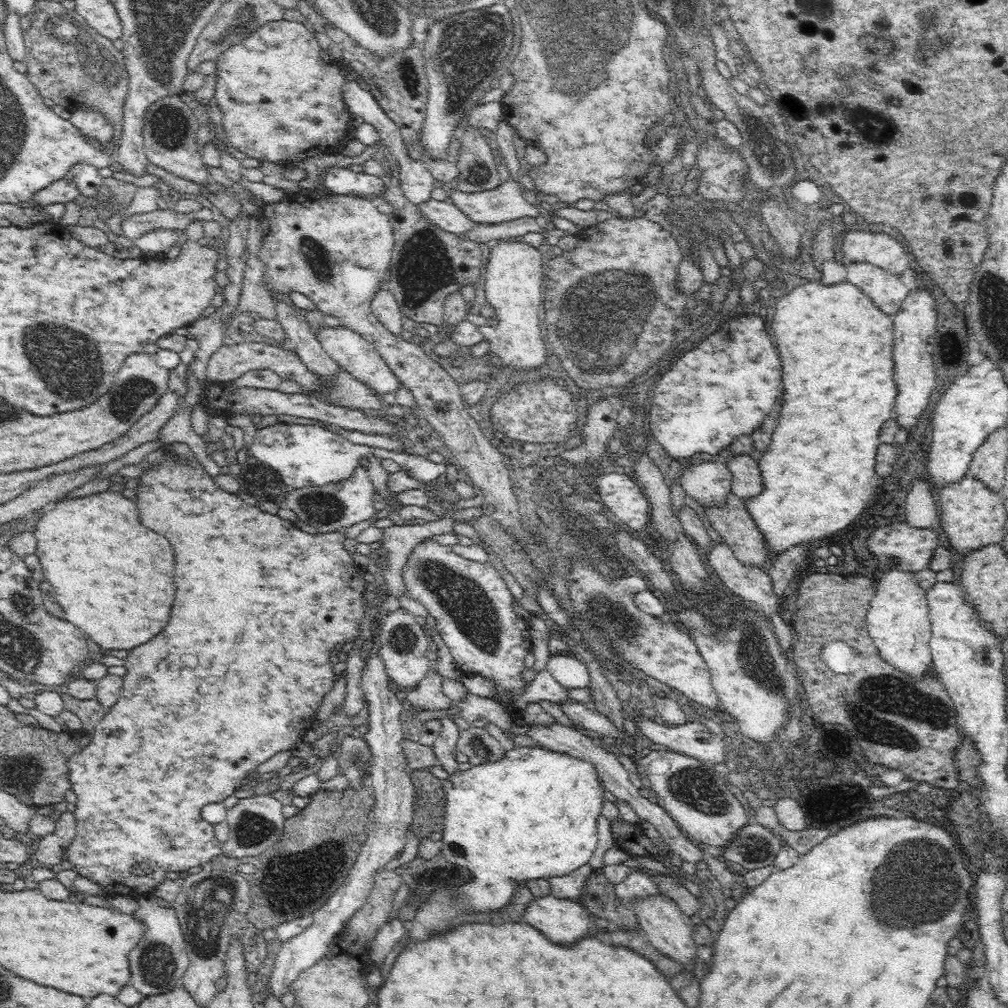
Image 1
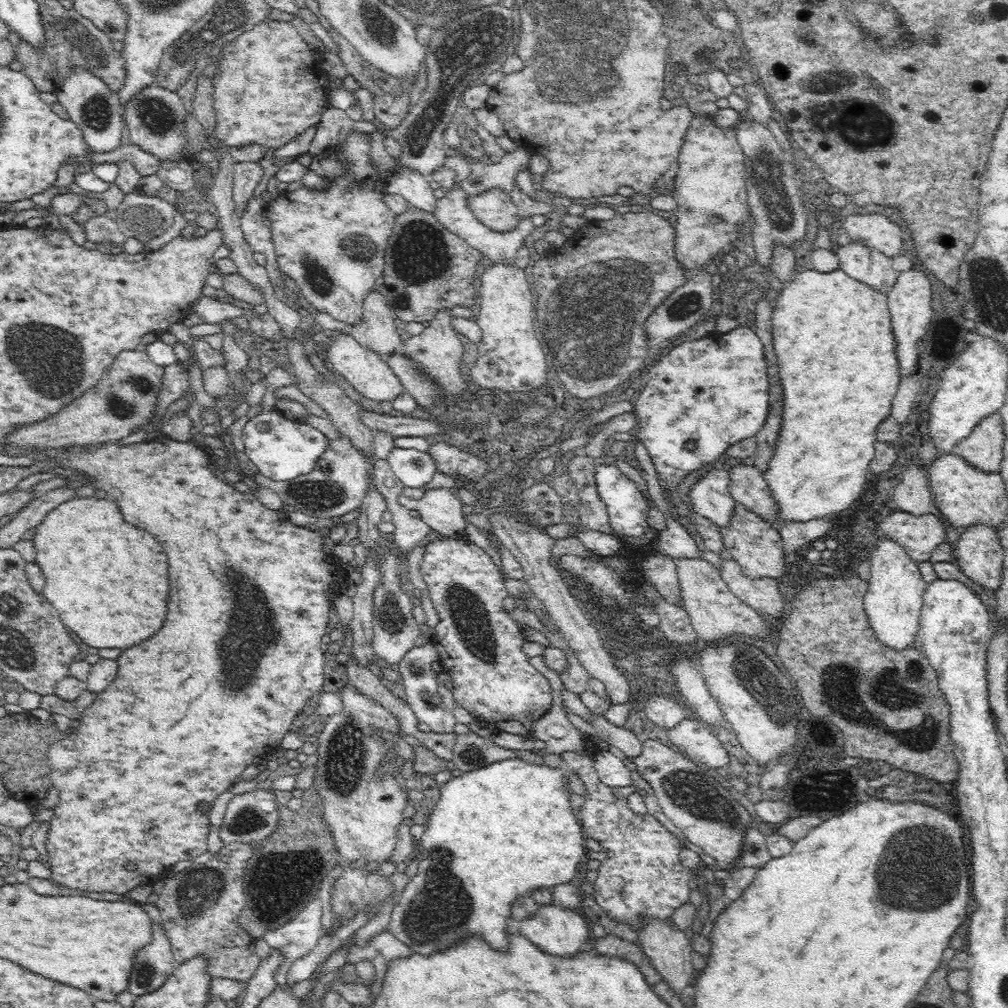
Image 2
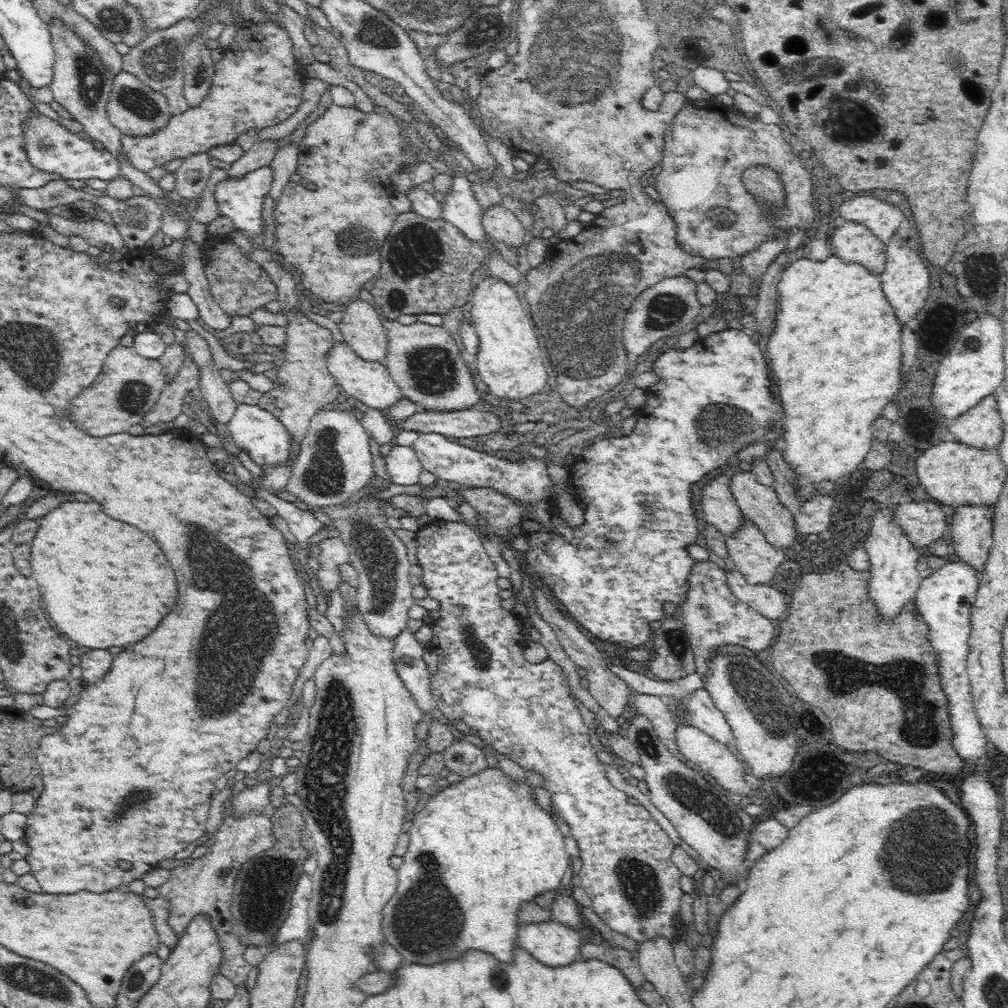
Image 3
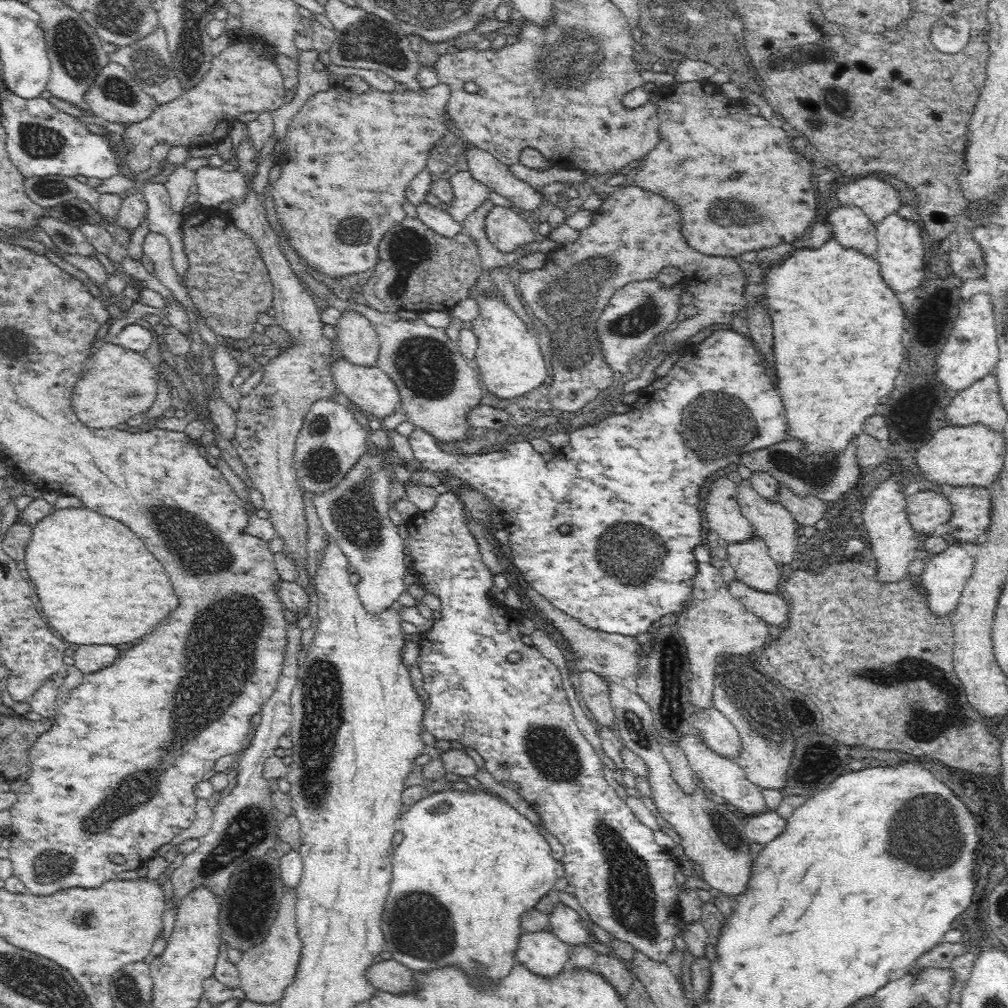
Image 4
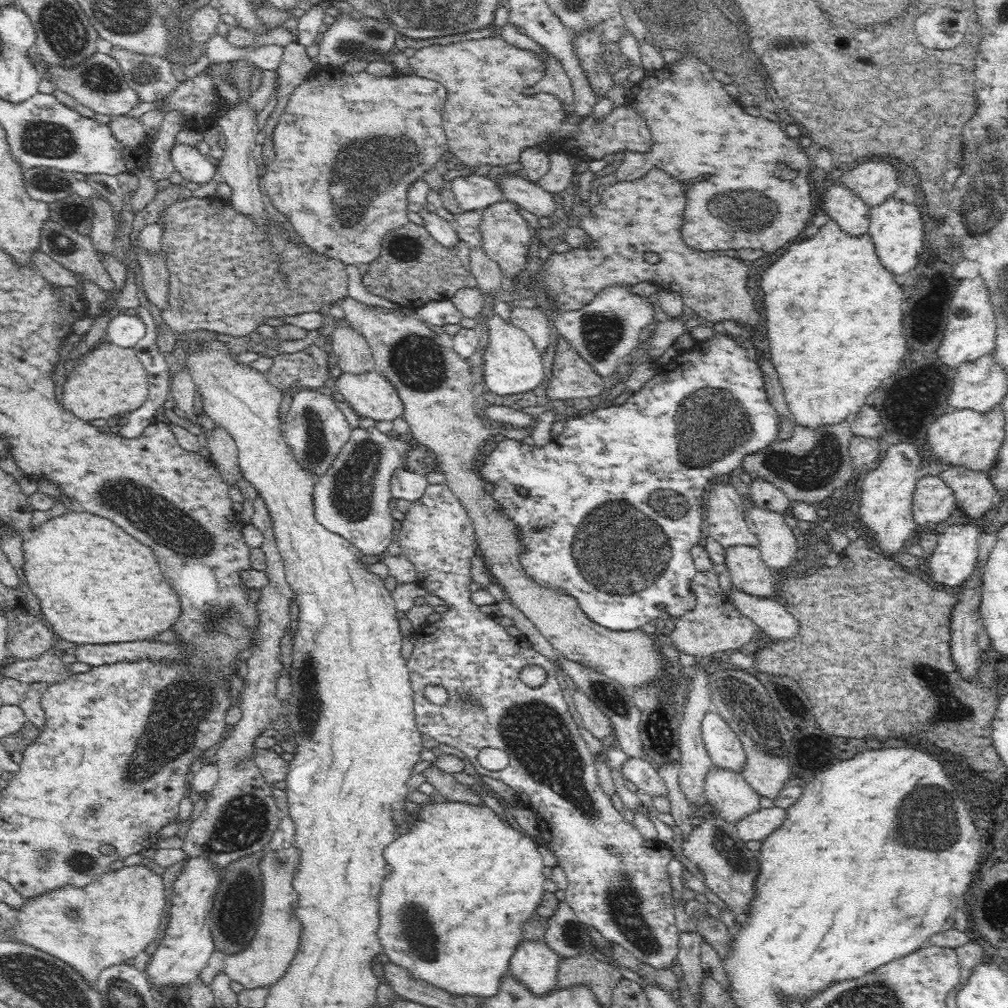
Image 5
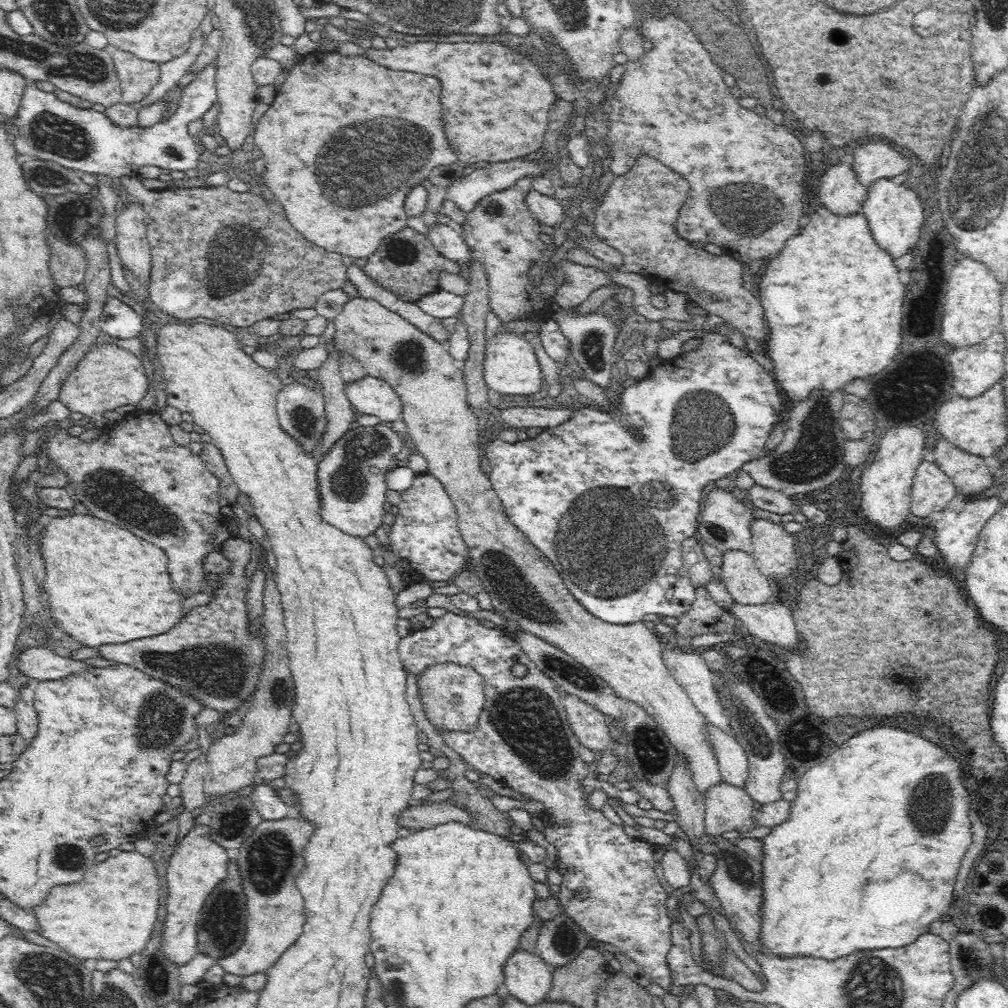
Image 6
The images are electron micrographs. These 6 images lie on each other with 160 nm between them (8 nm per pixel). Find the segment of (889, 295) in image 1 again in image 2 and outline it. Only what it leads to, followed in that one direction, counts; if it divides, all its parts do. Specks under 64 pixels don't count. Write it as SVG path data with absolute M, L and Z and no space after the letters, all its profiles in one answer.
M844 248L840 252L842 262L846 262L846 264L840 264L840 269L849 277L854 277L854 279L861 281L865 285L869 285L870 288L875 289L878 293L888 296L898 278L898 269L892 268L892 260L888 258L886 260L888 264L874 264L874 266L856 264L860 260L854 256L852 250L854 248Z

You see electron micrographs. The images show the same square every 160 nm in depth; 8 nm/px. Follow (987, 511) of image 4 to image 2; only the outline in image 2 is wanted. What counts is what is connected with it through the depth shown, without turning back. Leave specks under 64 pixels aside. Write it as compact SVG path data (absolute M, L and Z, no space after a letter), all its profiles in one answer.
M971 525L966 532L960 536L960 540L956 542L956 550L954 556L958 560L959 570L968 578L972 579L976 584L986 588L986 592L998 589L1002 580L1002 545L998 540L996 530L989 525Z

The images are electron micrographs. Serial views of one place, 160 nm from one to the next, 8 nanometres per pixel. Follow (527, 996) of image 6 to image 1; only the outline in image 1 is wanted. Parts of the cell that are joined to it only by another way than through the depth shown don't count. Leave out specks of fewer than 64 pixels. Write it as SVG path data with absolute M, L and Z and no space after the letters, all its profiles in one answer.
M551 893L534 897L523 915L528 924L558 944L572 944L589 934L592 920L590 912L578 900L558 898Z

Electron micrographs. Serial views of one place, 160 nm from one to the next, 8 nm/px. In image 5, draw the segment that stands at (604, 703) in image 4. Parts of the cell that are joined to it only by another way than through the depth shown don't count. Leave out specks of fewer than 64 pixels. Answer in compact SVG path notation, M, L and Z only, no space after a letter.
M573 689L572 702L582 718L584 730L591 732L594 738L603 741L613 734L611 720L583 692Z

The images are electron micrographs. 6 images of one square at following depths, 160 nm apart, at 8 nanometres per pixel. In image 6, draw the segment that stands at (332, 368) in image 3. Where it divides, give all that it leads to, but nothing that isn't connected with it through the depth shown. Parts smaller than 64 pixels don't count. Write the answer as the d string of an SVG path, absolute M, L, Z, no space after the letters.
M367 375L347 383L346 394L357 415L378 416L387 424L401 420L403 405L398 393L382 379Z

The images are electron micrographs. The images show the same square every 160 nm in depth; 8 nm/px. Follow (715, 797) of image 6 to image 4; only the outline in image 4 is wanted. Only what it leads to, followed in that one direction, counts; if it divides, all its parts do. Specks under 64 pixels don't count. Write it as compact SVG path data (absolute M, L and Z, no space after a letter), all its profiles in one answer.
M690 734L680 740L679 747L687 756L689 766L706 785L704 789L728 800L728 804L734 806L734 813L747 816L752 812L766 810L767 806L760 792L761 788L747 778L746 772L739 767L736 760L715 755L705 743L698 741L698 737Z

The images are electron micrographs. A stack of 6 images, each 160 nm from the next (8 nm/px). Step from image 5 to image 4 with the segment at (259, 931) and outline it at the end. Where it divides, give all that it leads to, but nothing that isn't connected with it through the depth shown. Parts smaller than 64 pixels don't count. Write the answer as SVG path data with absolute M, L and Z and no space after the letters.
M282 886L282 896L278 902L278 912L272 928L266 936L252 948L245 950L236 963L239 986L245 992L246 998L264 1003L276 1003L284 989L294 980L301 957L302 941L296 926L295 904L298 900L296 889Z

